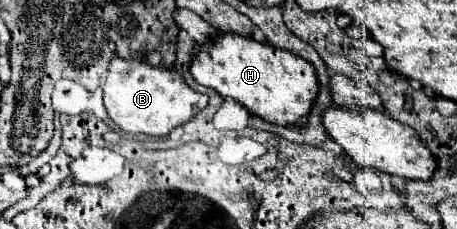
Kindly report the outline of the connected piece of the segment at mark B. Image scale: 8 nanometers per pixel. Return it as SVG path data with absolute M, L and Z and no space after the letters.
M113 57L103 85L103 103L109 117L121 131L131 135L167 137L175 127L191 121L207 101L209 97L187 87L177 71L151 67L141 59Z

